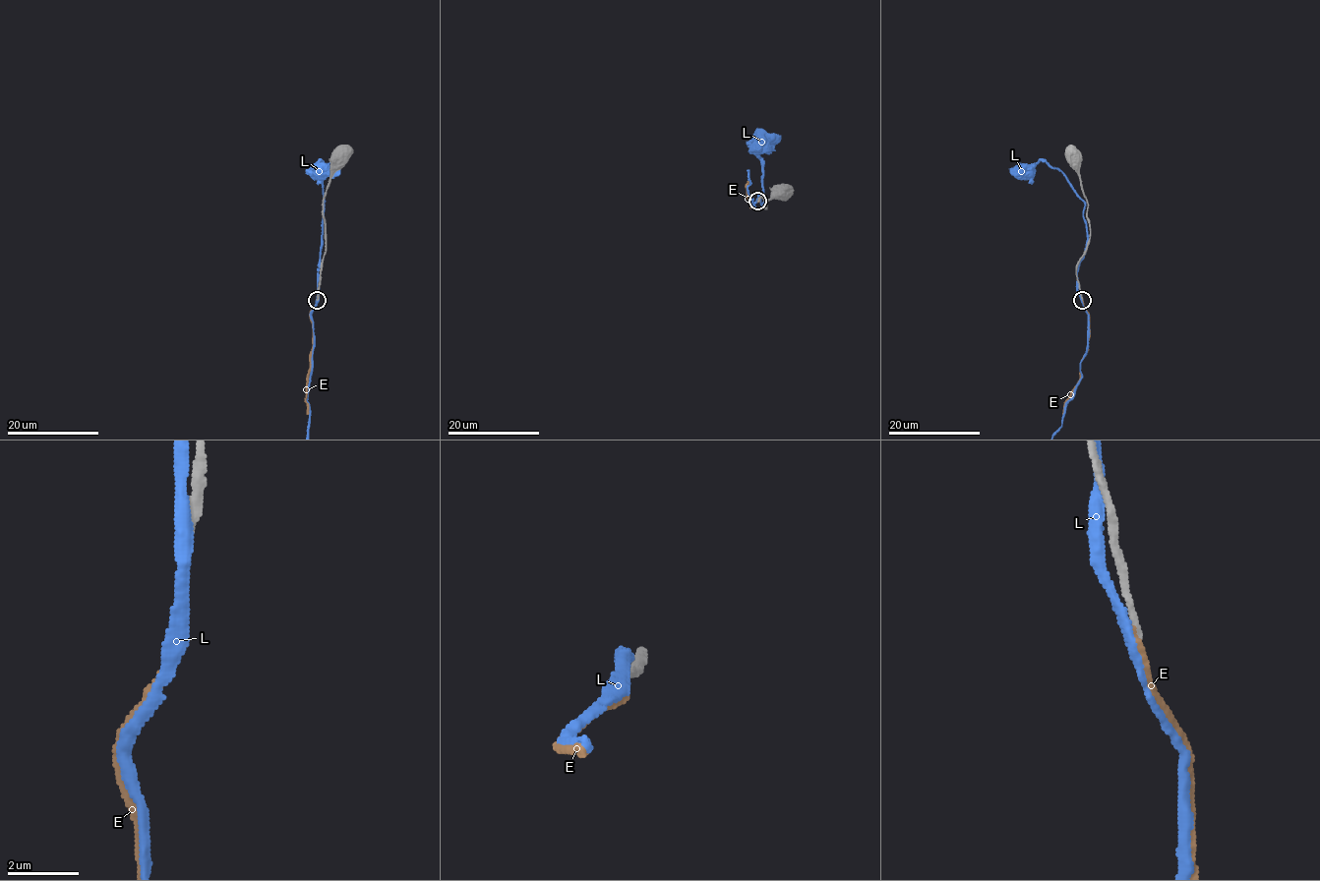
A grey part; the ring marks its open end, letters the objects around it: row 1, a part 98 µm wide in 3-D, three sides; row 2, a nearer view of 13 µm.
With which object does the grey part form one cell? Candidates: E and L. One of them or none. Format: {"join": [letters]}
{"join": []}

